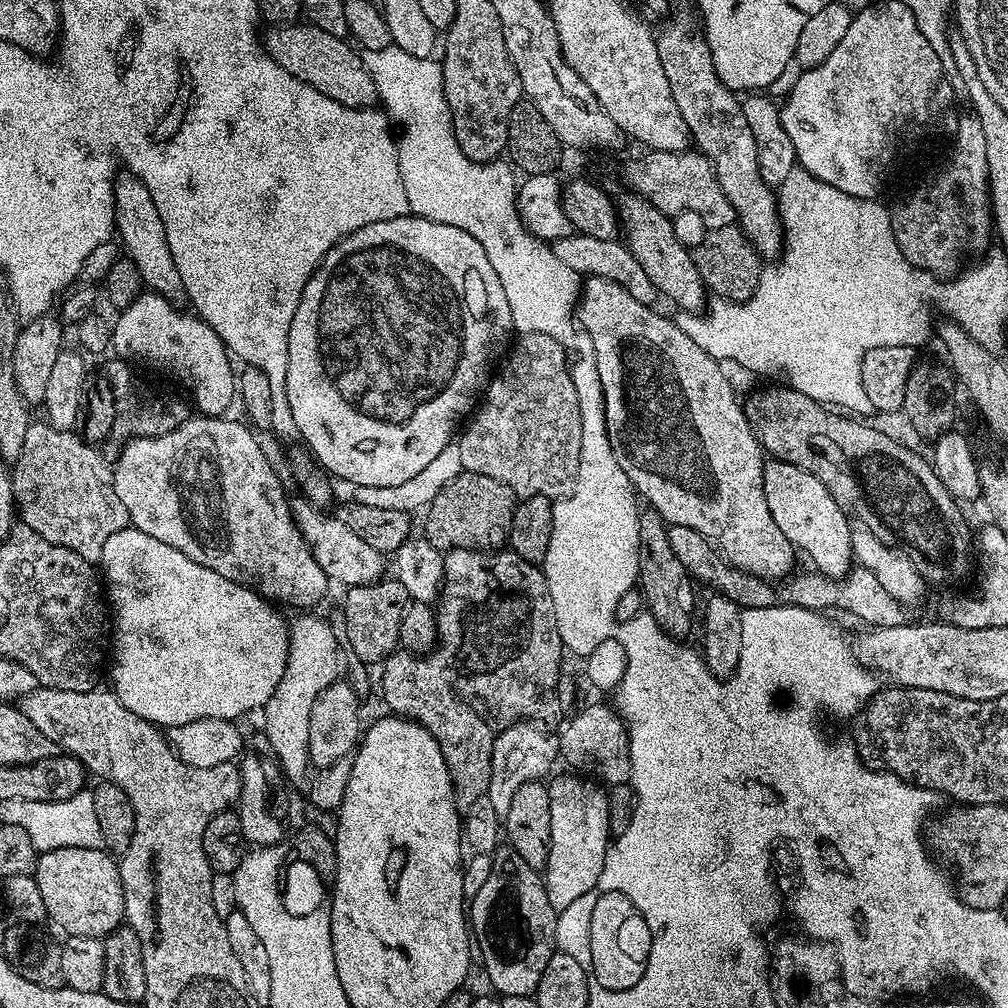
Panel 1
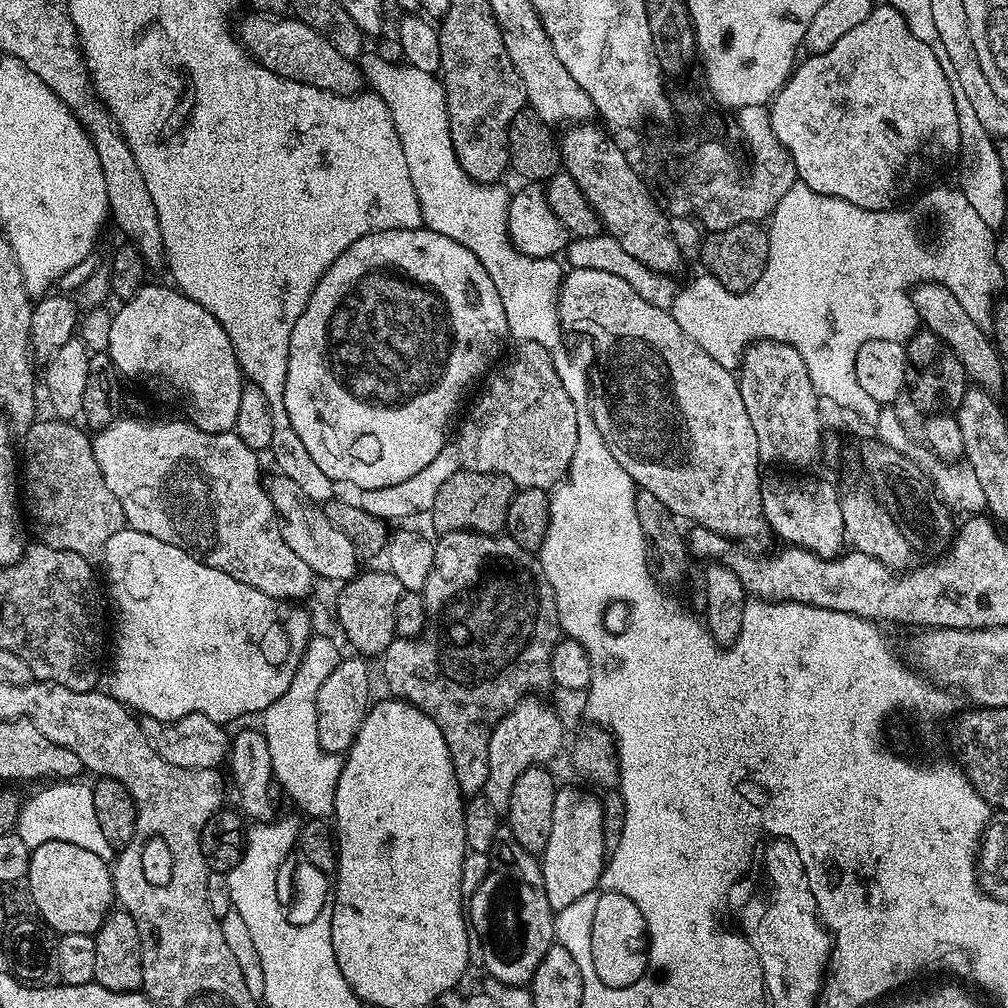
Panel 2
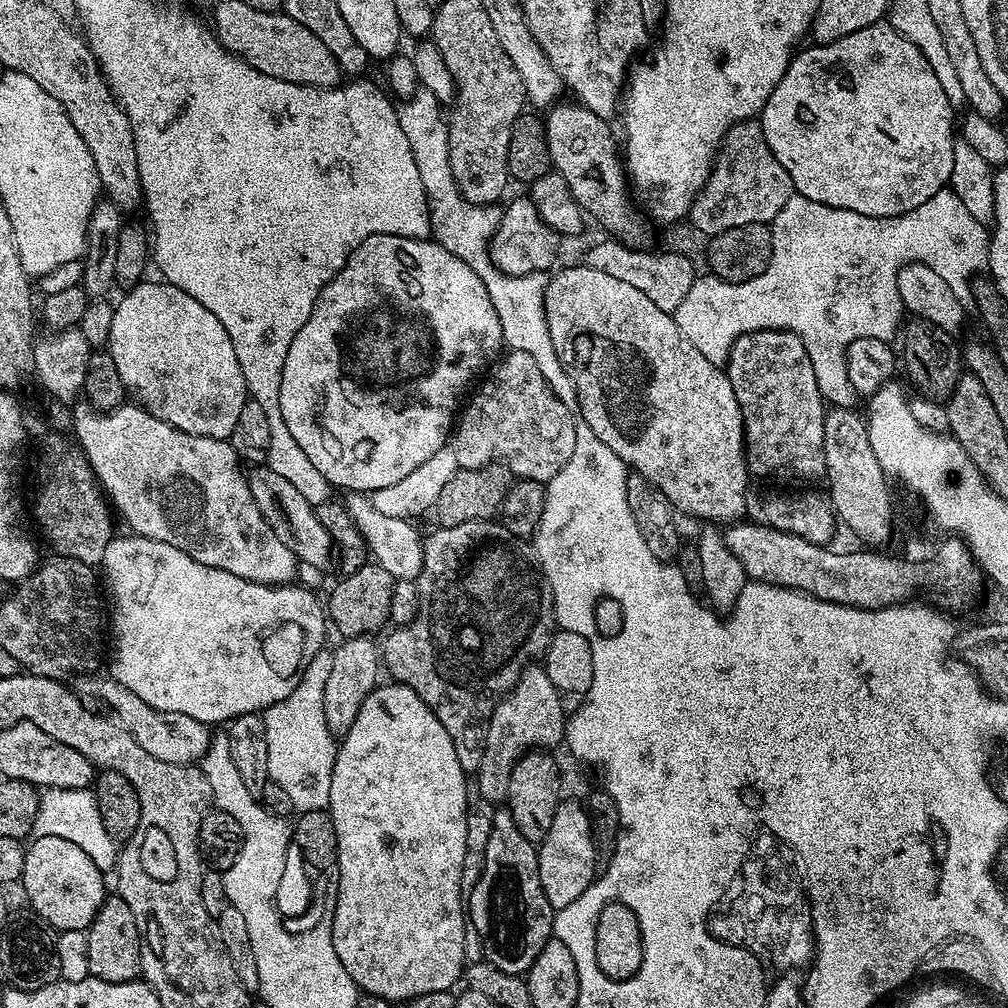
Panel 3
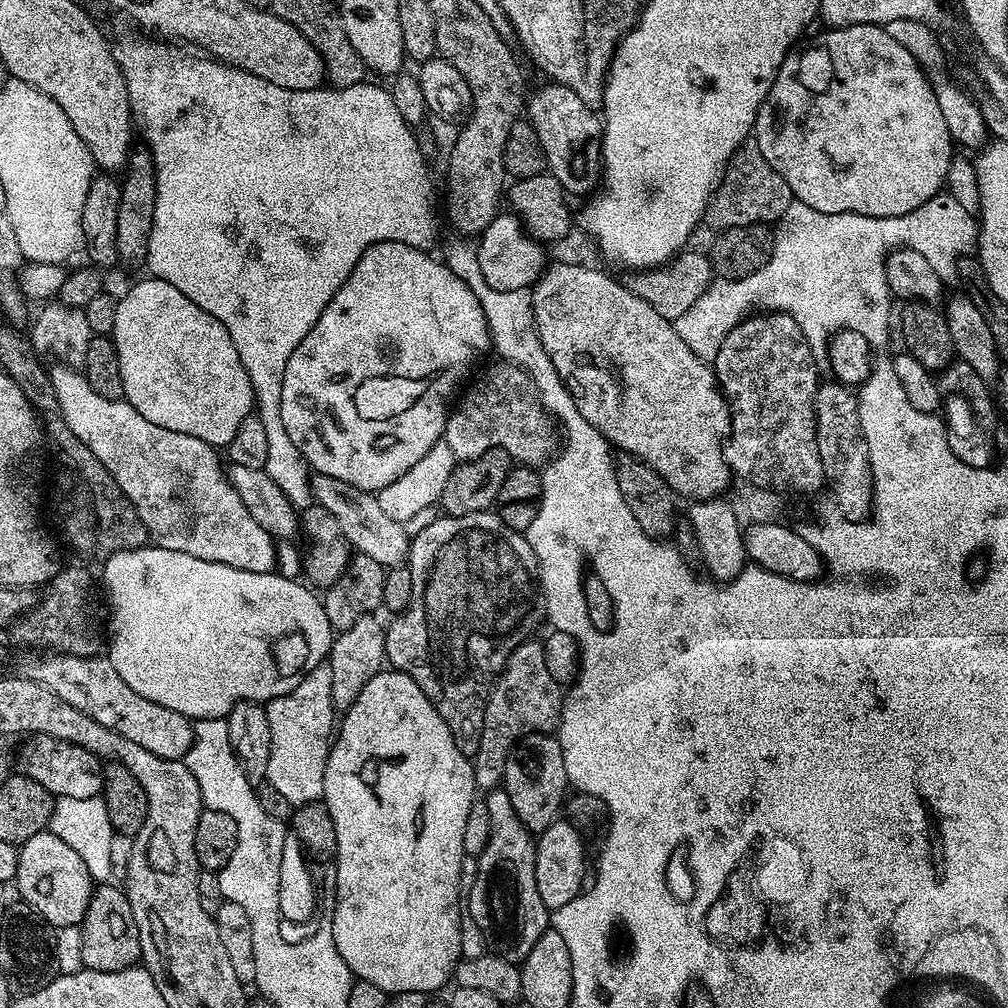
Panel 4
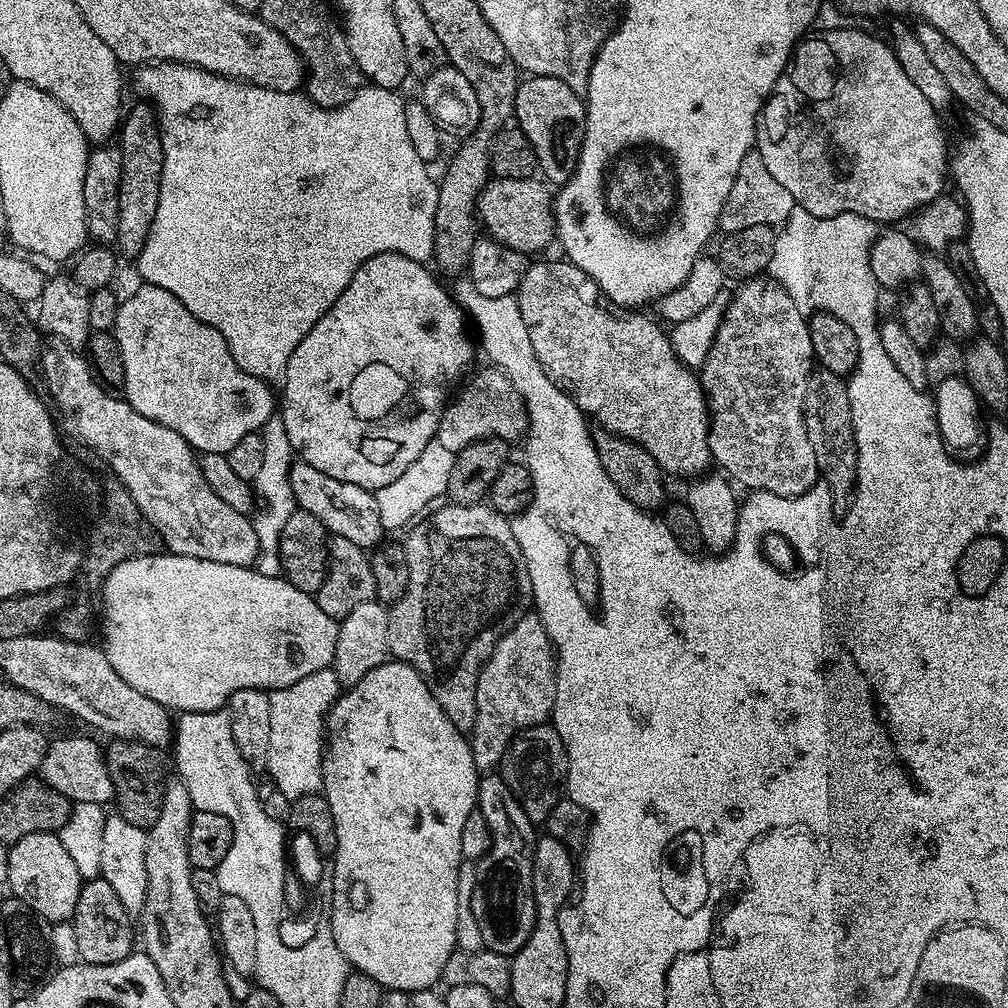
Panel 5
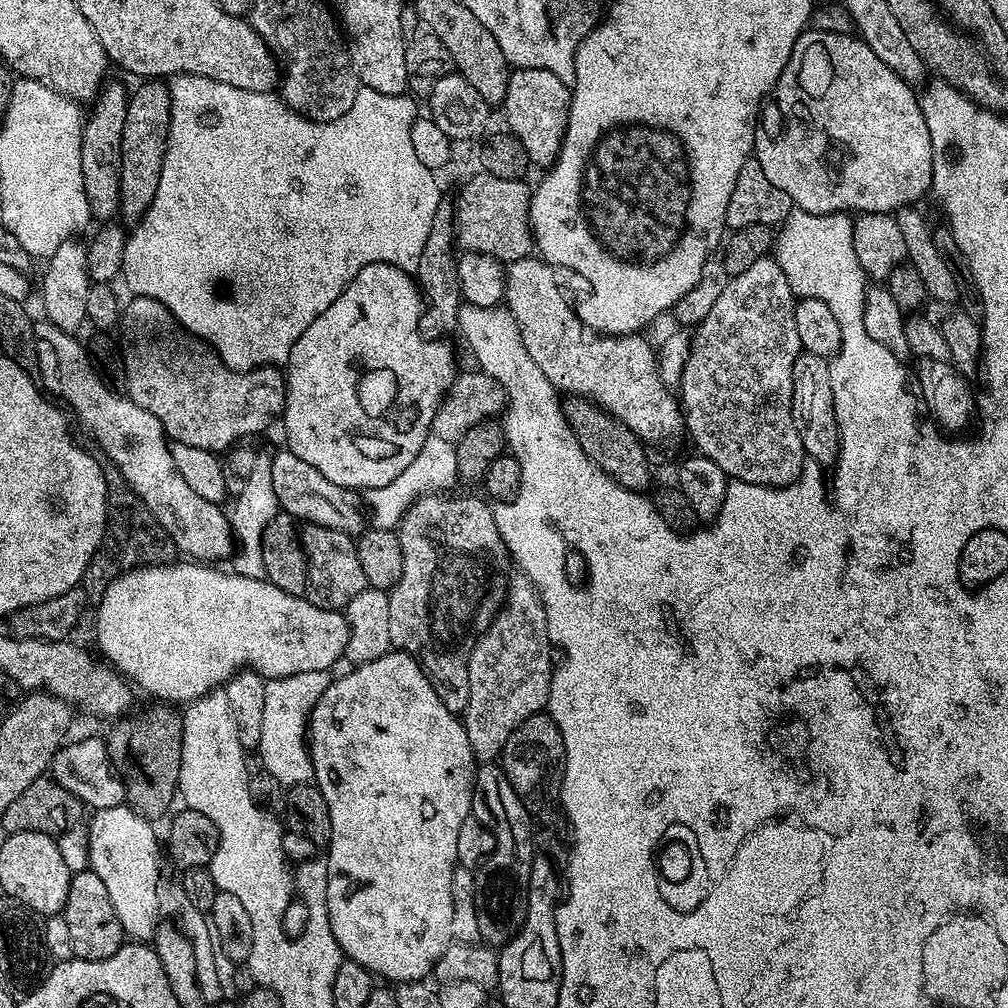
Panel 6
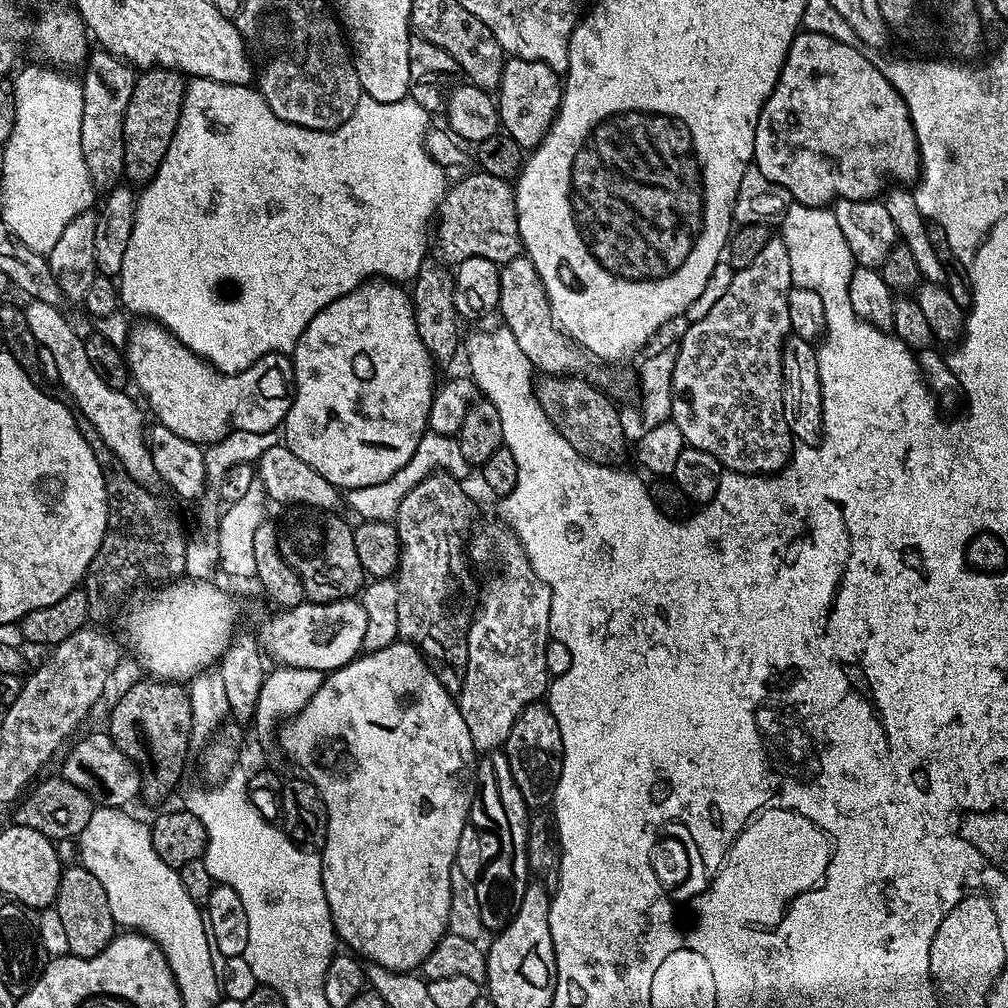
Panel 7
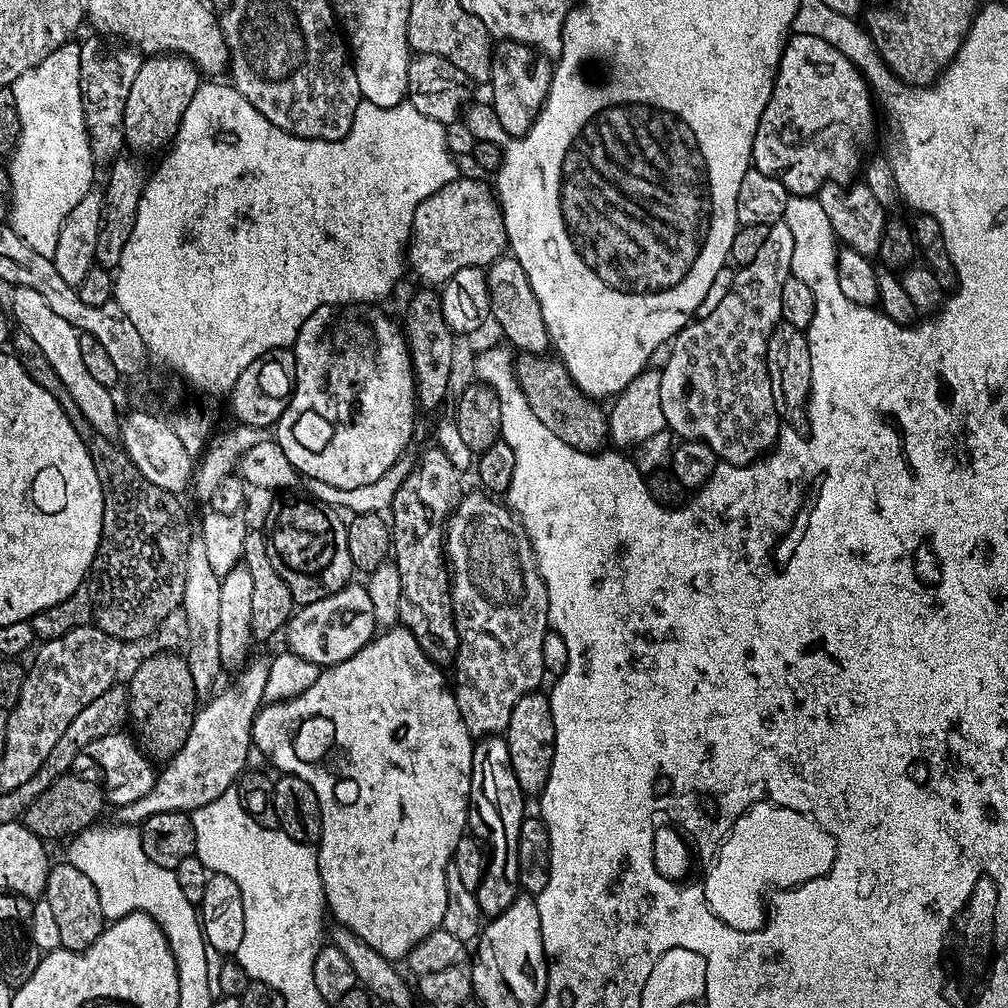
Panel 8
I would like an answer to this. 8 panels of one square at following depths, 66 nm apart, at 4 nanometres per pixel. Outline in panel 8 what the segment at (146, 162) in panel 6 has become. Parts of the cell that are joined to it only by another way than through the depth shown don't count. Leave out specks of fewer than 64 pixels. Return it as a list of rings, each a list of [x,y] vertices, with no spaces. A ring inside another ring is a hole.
[[[152,54],[141,59],[138,74],[134,74],[134,83],[130,85],[130,95],[126,97],[126,114],[124,115],[124,143],[136,152],[156,152],[159,148],[167,149],[176,139],[186,106],[190,98],[200,89],[202,73],[192,60],[179,54]]]

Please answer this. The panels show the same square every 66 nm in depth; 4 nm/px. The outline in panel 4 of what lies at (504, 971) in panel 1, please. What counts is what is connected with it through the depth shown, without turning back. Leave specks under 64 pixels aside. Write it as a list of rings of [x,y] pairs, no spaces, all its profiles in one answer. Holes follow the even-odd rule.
[[[503,787],[493,788],[487,793],[484,800],[486,810],[490,814],[490,838],[486,842],[486,850],[482,853],[477,866],[477,881],[474,882],[474,890],[470,890],[470,894],[466,901],[466,912],[472,915],[472,920],[476,923],[478,931],[484,935],[484,940],[488,943],[487,951],[498,958],[506,958],[510,963],[519,965],[525,958],[526,954],[530,954],[530,950],[534,950],[534,942],[538,942],[538,938],[542,938],[544,932],[550,928],[550,908],[542,902],[542,894],[538,894],[538,886],[534,882],[534,866],[536,865],[536,841],[533,833],[529,832],[526,826],[522,826],[522,818],[518,818],[514,806],[510,802],[510,794],[506,794]]]

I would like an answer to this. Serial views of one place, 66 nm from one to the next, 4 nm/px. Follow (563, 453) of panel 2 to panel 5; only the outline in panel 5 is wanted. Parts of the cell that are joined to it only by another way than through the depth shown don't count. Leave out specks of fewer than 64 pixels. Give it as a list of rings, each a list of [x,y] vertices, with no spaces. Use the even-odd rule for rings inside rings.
[[[488,366],[485,372],[478,373],[468,385],[466,384],[459,389],[460,397],[457,400],[455,397],[445,407],[438,422],[435,439],[442,442],[446,450],[455,454],[474,442],[489,440],[495,436],[500,440],[515,442],[527,433],[528,412],[524,407],[524,400],[505,372],[495,366]]]

